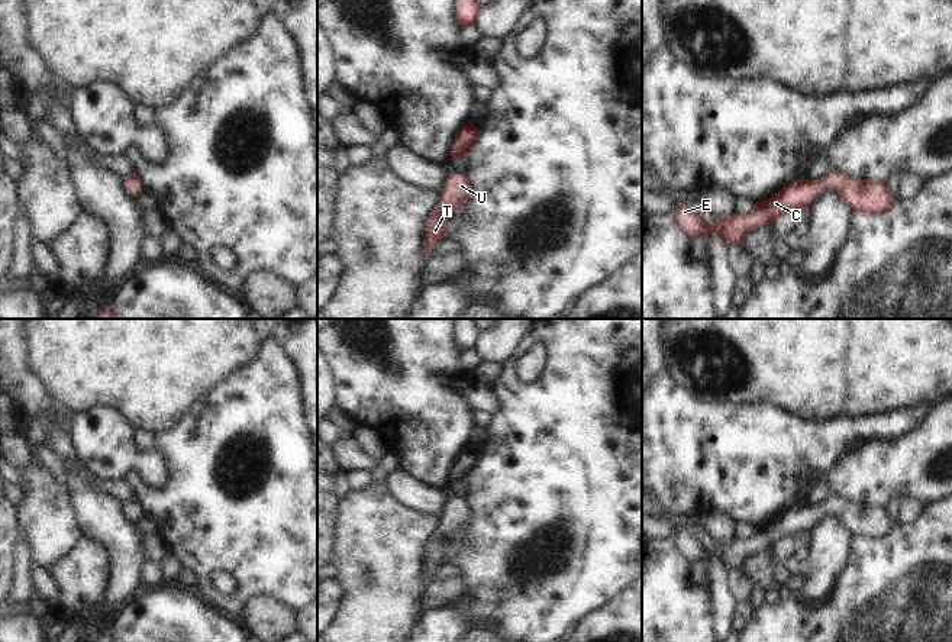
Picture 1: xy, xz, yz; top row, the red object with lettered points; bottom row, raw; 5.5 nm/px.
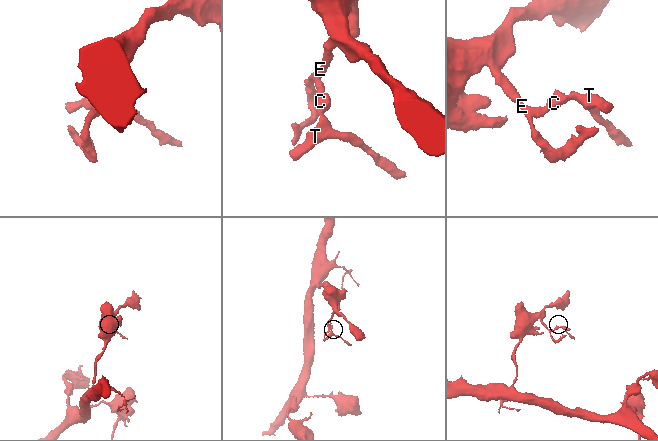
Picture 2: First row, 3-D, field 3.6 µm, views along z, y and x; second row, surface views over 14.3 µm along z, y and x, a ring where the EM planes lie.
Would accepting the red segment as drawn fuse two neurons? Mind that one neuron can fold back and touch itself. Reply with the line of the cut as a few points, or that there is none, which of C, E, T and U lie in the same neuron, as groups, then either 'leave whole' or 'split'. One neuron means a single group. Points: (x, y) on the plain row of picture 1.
no cut | C E T U | leave whole

